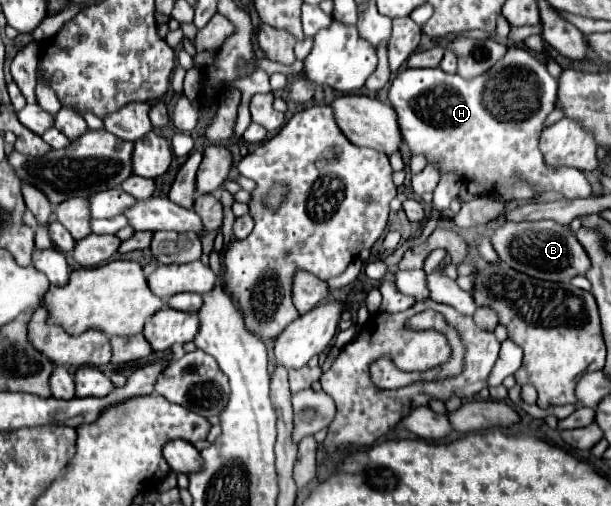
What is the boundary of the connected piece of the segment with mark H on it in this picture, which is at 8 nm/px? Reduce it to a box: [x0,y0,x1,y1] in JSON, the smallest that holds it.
[389,46,591,198]

